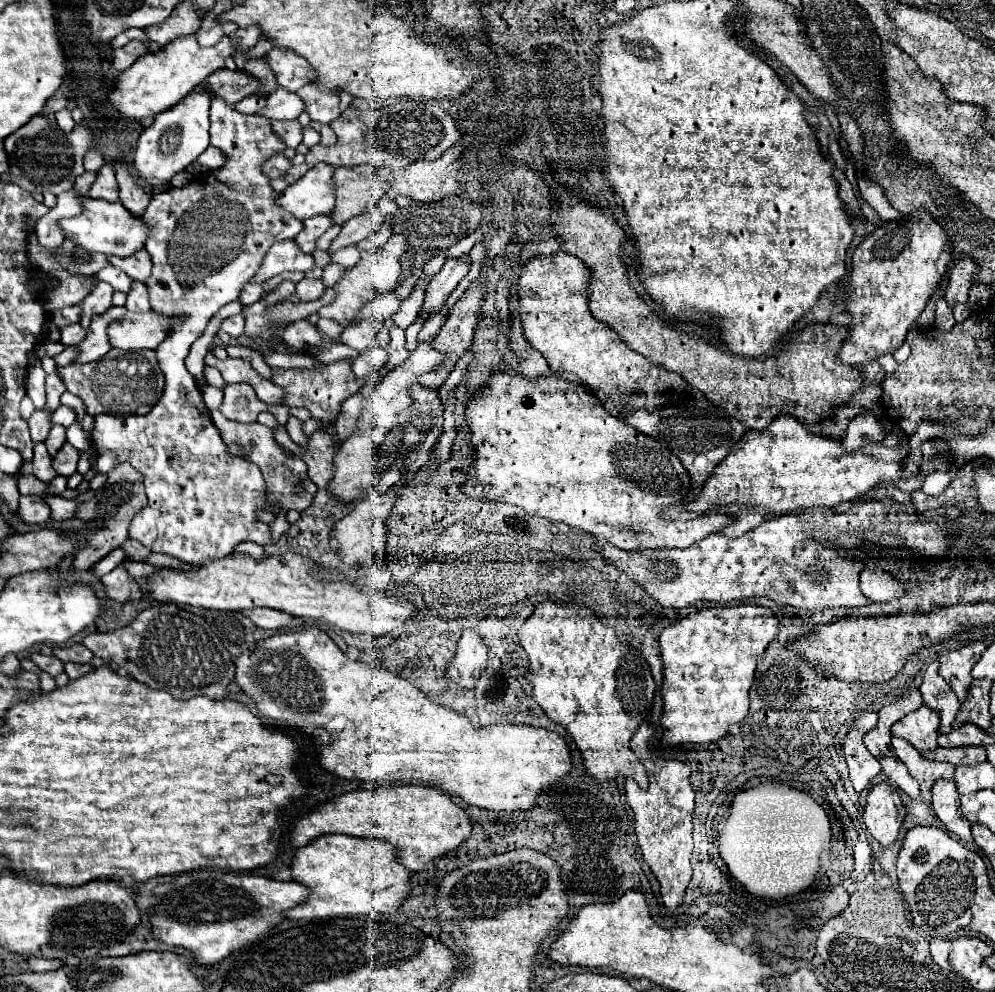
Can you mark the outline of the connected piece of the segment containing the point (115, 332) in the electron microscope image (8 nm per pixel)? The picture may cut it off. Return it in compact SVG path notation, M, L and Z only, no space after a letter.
M127 312L121 320L109 326L109 342L113 348L137 350L137 348L157 348L169 332L169 320L157 316L157 312L135 314Z

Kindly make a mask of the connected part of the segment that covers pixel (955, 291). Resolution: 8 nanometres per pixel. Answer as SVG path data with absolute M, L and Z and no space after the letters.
M963 256L949 274L949 286L945 290L945 300L947 302L961 302L967 304L969 300L969 290L973 286L973 276L977 274L977 264L969 256Z

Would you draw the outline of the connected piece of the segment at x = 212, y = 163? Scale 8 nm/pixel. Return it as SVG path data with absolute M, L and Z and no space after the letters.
M209 146L209 148L197 158L197 162L199 162L201 166L205 166L207 170L215 170L215 168L219 168L219 166L223 164L223 154L221 154L217 148Z

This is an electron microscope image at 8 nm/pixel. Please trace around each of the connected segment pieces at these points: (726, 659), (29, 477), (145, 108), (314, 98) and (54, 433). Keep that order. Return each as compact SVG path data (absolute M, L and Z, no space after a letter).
M739 604L691 612L661 632L661 696L665 700L661 726L665 744L717 742L729 734L733 722L747 716L755 664L771 640L775 640L775 630L775 614L769 608Z
M22 474L17 480L17 487L21 495L46 496L48 483L37 479L33 474Z
M195 34L189 36L179 36L177 40L165 44L157 52L147 52L133 64L133 68L127 68L119 76L119 84L115 92L109 96L109 100L119 108L119 112L127 118L137 118L137 120L149 120L157 116L159 112L171 108L177 104L185 94L189 94L197 84L201 84L211 72L223 68L225 60L233 56L233 38L223 36L215 46L201 48L197 42Z
M313 82L313 84L297 90L297 94L303 98L305 110L309 112L311 120L329 124L333 118L337 118L341 114L339 92L321 92L321 88L317 88L317 84Z
M53 426L53 428L51 428L51 432L49 432L47 440L45 440L47 450L49 450L49 454L51 454L51 456L55 456L55 454L57 454L57 450L67 442L65 432L67 432L67 428L65 428L65 426Z

